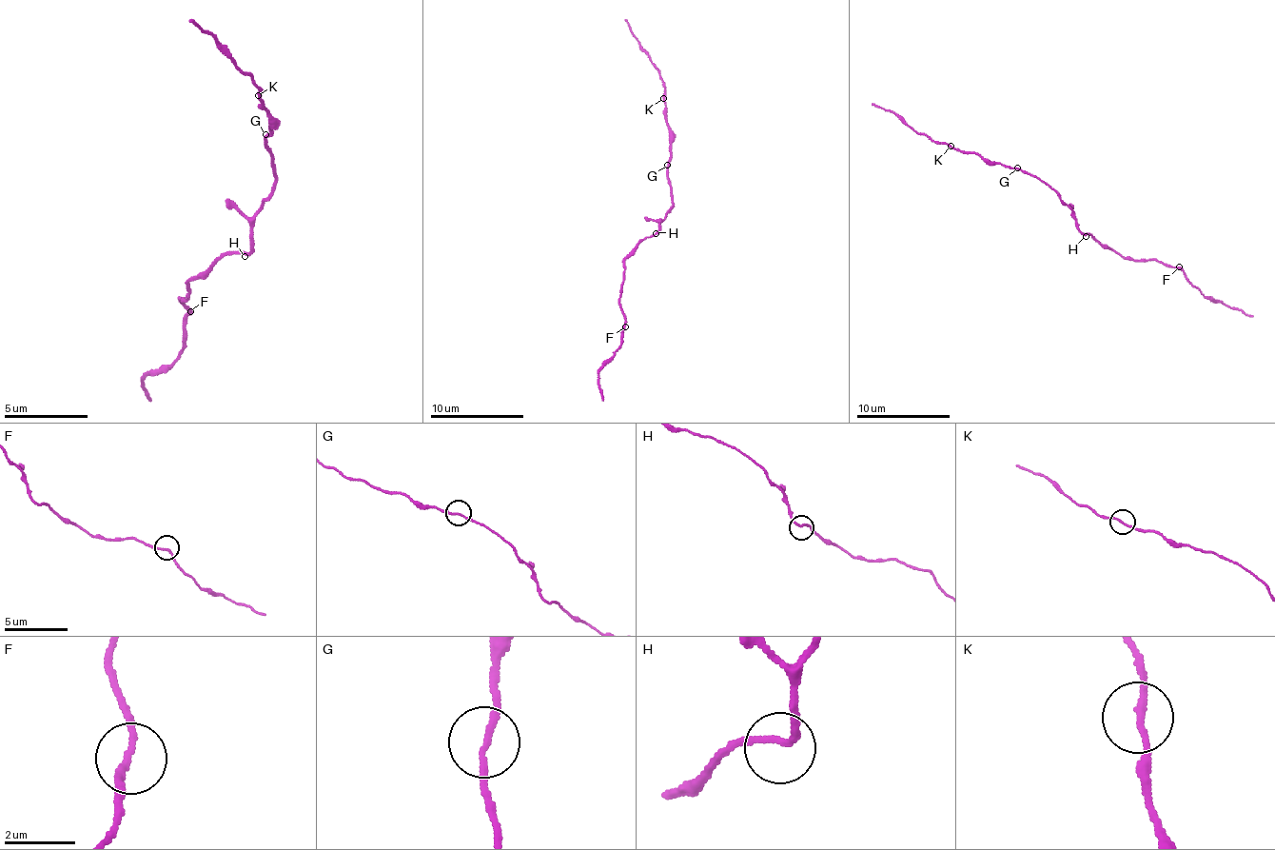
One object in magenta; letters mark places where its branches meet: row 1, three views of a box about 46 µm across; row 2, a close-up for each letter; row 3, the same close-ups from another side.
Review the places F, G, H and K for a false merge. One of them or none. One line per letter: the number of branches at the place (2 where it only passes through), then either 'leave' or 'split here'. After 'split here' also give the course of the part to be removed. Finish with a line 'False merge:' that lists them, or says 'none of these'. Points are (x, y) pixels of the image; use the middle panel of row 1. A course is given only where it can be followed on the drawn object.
F: branches 2; leave
G: branches 2; leave
H: branches 2; leave
K: branches 2; split here; course (662, 99), (662, 78), (625, 19)
False merge: K

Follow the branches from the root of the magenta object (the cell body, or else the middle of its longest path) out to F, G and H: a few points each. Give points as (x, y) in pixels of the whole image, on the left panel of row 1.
F: (257, 210), (253, 247), (227, 252), (203, 273), (182, 298), (190, 311)
G: (257, 210), (274, 188), (274, 155), (265, 147), (265, 134)
H: (257, 210), (253, 218), (253, 247), (245, 256)

